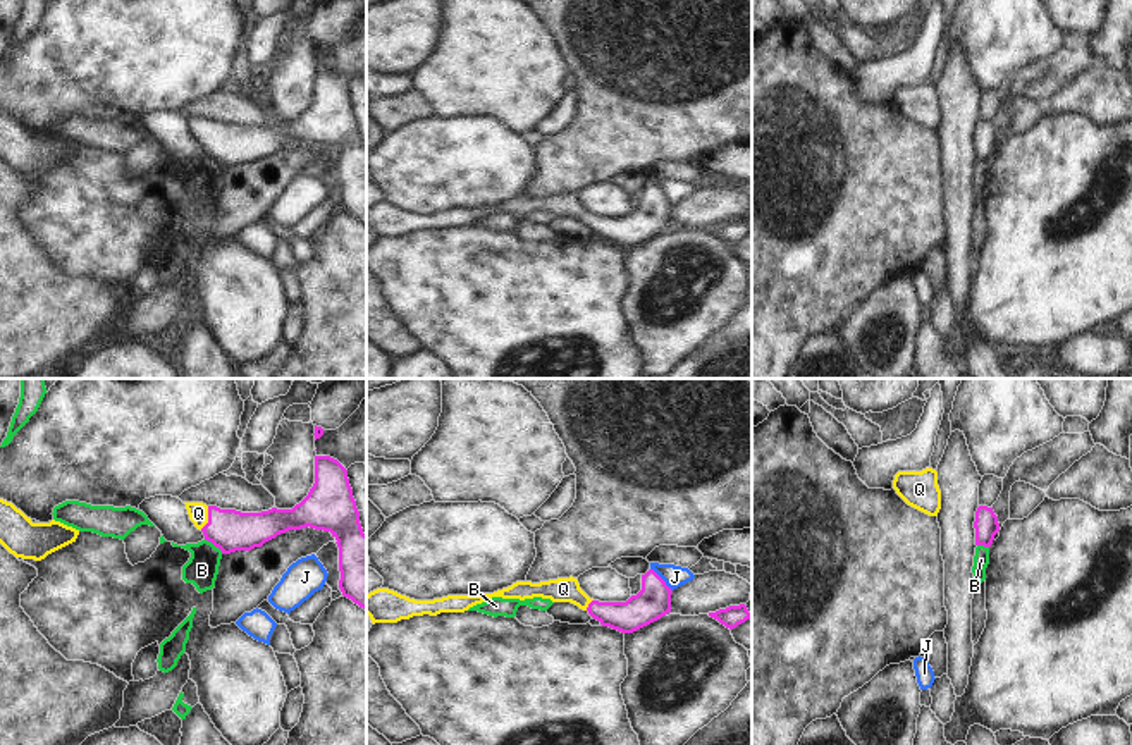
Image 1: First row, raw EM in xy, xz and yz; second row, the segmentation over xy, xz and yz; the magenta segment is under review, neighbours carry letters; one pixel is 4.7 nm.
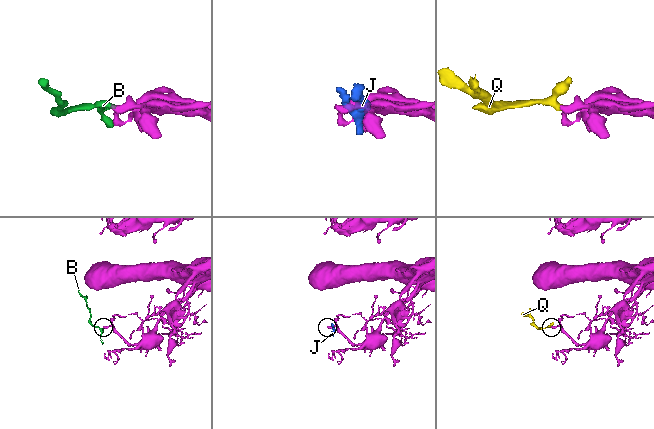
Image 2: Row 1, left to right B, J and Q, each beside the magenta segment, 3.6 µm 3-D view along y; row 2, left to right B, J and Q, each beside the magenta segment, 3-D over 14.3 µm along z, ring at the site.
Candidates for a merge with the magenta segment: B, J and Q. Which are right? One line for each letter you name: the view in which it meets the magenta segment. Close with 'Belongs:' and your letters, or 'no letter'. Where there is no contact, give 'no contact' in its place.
Q: xy
Belongs: Q

